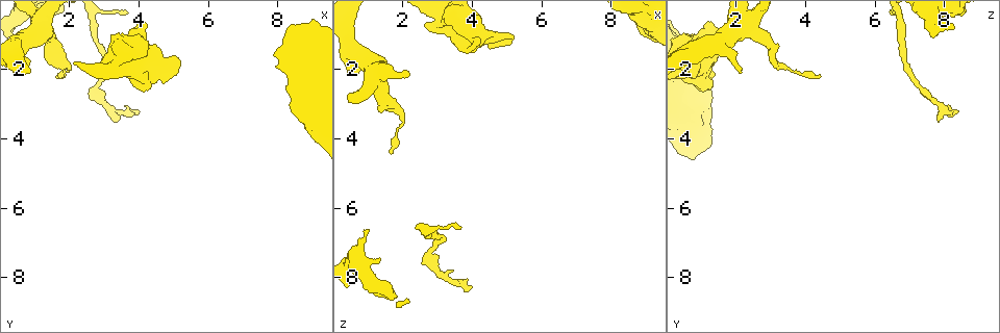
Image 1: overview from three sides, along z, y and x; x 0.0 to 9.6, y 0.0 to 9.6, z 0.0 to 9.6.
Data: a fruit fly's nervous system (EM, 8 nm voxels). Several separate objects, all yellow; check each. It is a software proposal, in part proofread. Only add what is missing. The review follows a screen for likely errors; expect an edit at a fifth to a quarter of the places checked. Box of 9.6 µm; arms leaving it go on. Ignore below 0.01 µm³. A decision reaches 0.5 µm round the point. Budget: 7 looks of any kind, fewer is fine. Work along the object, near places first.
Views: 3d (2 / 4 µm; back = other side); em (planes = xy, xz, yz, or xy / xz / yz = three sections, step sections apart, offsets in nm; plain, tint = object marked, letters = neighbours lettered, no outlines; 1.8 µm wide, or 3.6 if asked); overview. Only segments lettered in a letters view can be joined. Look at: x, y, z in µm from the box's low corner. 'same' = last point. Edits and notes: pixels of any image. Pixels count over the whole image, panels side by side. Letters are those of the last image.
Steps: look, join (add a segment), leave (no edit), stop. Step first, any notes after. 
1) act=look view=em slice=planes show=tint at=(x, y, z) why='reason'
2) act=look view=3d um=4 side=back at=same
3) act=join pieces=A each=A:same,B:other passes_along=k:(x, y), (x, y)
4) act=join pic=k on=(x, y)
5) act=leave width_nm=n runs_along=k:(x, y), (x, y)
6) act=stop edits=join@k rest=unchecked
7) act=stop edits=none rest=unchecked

act=look view=em slice=planes show=letters at=(4.00, 3.30, 8.20) why='an open end'

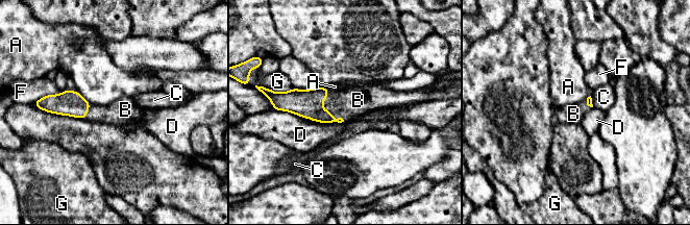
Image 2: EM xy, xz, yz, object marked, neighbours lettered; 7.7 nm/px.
act=join pieces=B each=A:other,B:same,C:other,D:other,F:other,G:other passes_along=2:(307, 103), (322, 108), (351, 101) found='it goes on there'

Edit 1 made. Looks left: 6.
act=look view=overview

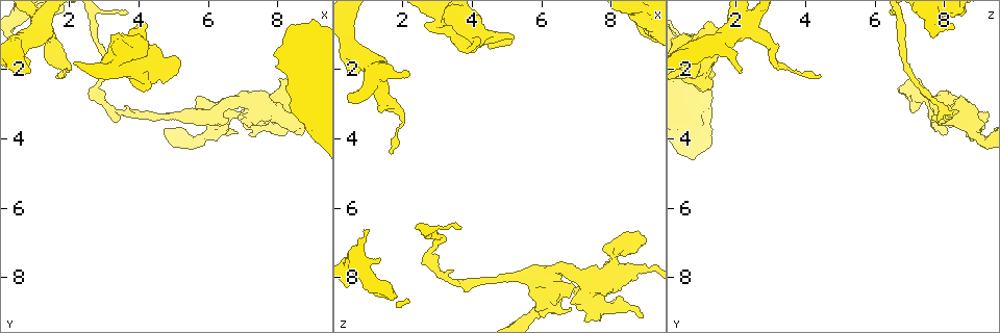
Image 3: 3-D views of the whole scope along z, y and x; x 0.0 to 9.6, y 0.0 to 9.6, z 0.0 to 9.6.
act=look view=3d um=4 at=(4.00, 0.70, 1.30) why='free end'

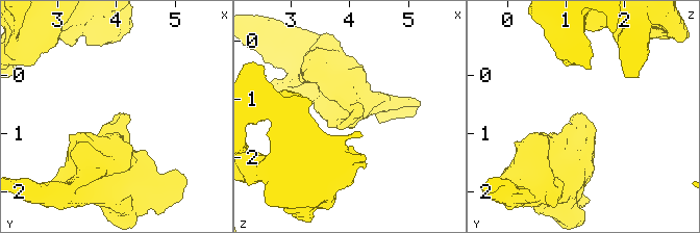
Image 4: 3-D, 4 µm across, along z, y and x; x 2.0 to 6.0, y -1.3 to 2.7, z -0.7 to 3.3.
act=look view=em slice=planes show=letters at=(4.05, 0.65, 1.25) why='need the tissue'

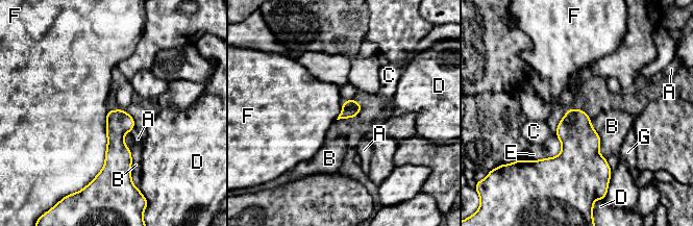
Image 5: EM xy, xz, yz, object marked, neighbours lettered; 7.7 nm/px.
act=leave each=A:other,B:other,C:other,D:other,E:other,F:other,G:other border=5:(108, 110), (104, 166), (90, 181) found='none of them fits'

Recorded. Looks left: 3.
act=stop edits=join@2 rest=unchecked

